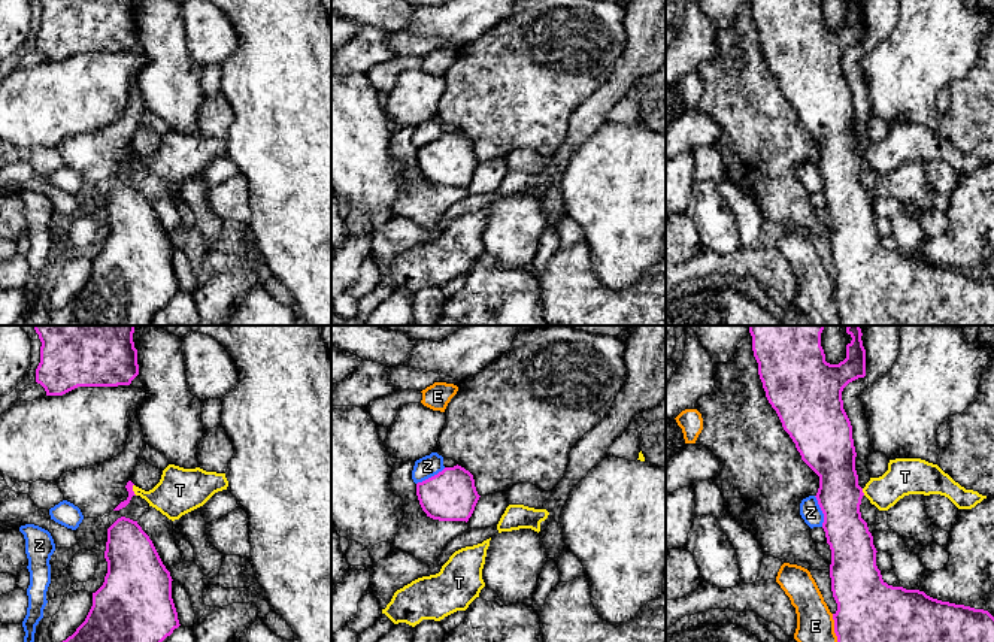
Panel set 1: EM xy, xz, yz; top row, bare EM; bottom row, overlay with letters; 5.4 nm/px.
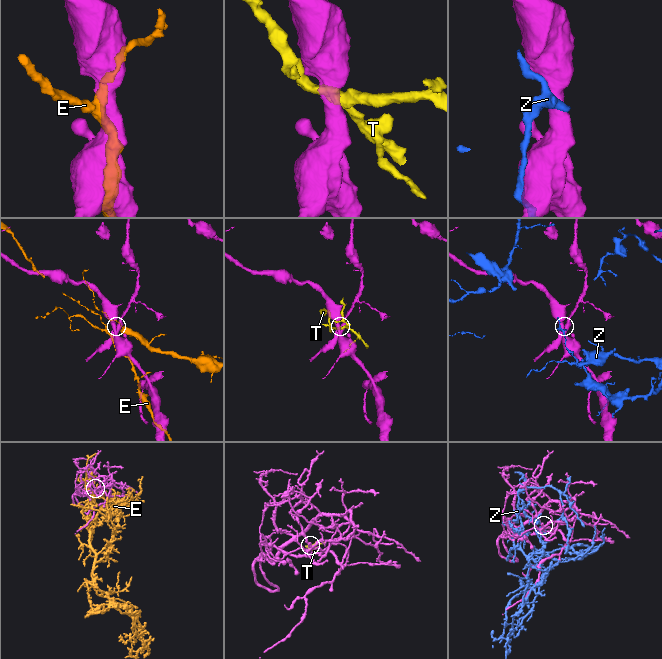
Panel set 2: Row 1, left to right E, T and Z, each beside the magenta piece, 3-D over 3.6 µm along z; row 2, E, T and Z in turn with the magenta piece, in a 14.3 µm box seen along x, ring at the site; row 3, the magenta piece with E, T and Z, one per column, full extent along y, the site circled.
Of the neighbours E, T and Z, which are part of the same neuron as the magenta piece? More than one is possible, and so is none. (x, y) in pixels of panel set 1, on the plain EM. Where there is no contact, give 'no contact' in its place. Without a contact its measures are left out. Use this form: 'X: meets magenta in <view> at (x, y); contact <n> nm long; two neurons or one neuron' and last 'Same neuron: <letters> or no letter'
E: meets magenta in yz at (836, 300); contact 260 nm long; two neurons
T: meets magenta in xy at (132, 156); contact 70 nm long; two neurons
Z: meets magenta in yz at (821, 175); contact 180 nm long; two neurons
Same neuron: no letter

